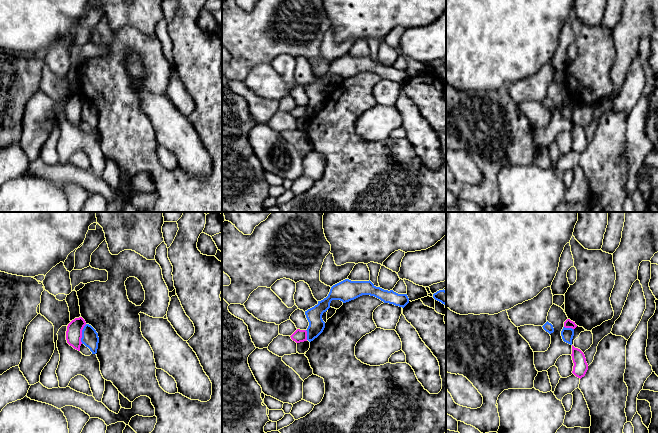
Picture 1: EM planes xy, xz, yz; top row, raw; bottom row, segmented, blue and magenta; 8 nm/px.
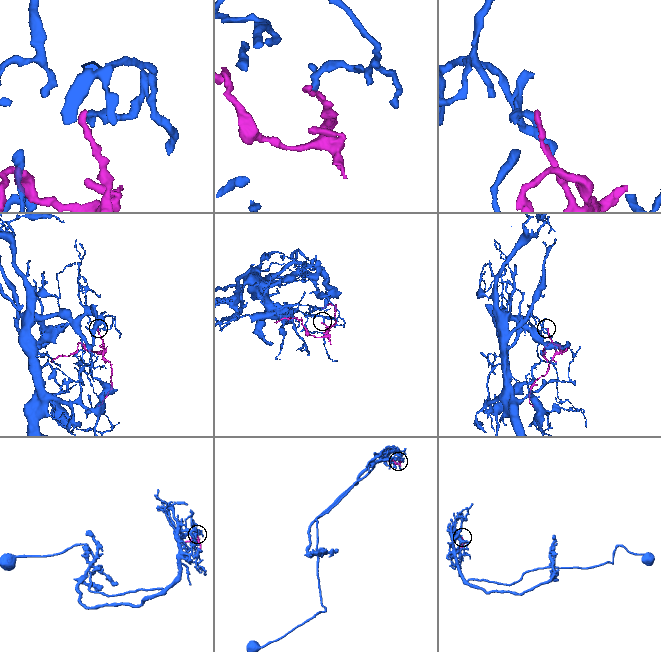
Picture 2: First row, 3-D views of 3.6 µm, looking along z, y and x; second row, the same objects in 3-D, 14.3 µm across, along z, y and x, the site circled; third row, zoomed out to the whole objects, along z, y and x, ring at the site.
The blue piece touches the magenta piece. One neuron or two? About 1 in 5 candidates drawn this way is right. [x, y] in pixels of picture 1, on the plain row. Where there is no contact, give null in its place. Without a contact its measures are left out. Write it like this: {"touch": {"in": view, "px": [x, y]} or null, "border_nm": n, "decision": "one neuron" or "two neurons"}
{"touch": {"in": "xy", "px": [82, 110]}, "border_nm": 170, "decision": "two neurons"}

